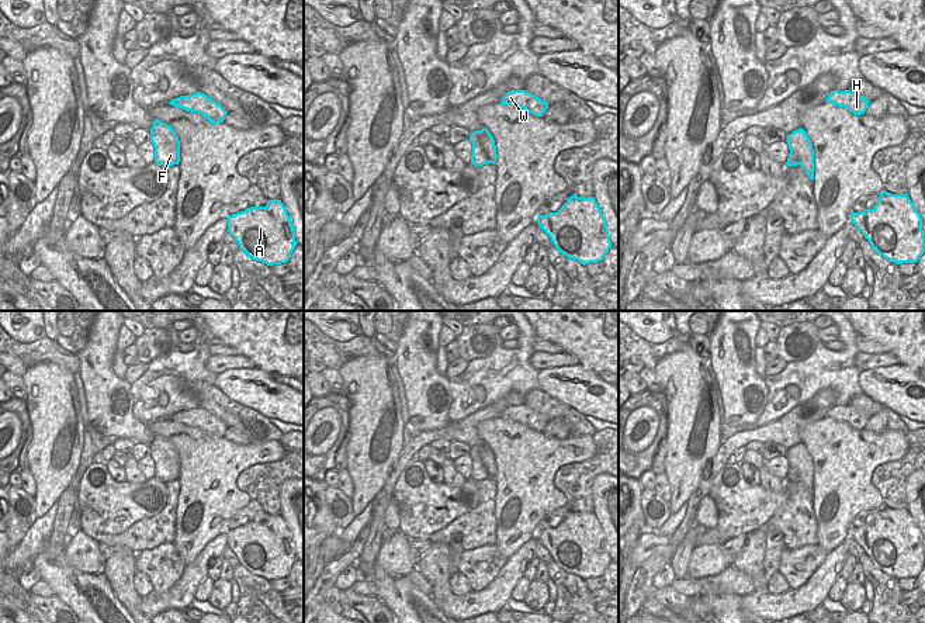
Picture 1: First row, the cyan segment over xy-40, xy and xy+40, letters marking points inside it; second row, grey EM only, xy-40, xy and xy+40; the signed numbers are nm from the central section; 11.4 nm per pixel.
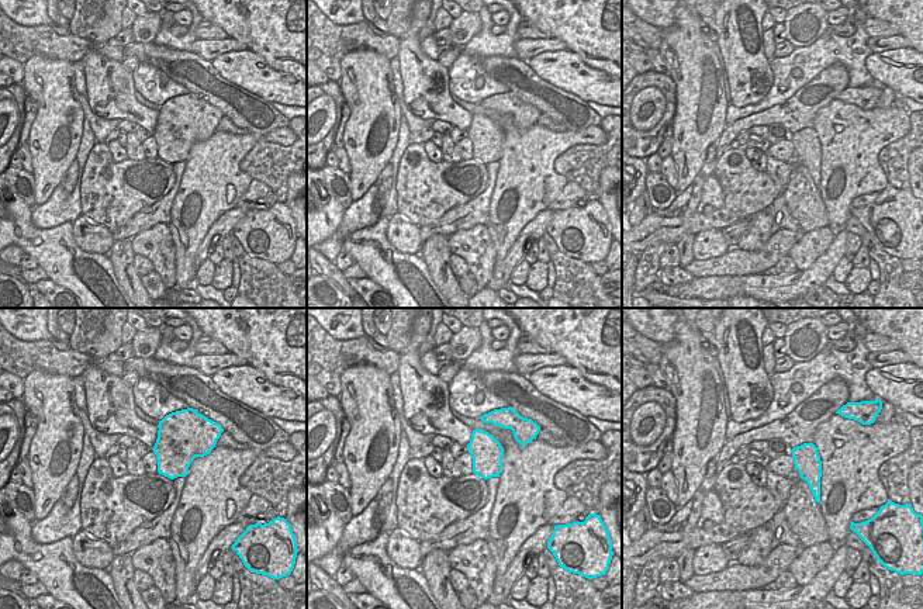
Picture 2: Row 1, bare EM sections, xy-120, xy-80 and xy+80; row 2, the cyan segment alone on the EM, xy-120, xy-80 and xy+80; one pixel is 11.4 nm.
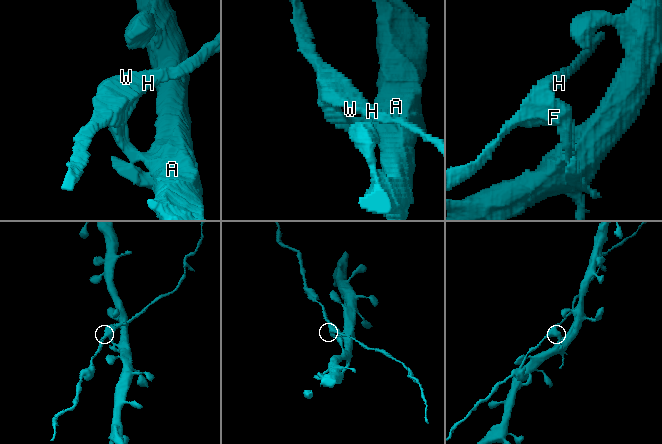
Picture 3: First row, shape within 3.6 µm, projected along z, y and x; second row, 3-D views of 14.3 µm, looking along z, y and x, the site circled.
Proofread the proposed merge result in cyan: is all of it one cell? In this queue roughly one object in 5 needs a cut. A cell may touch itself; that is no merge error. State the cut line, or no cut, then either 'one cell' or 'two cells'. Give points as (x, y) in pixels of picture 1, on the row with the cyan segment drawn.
xy (478, 131), (478, 142), (489, 162) | two cells

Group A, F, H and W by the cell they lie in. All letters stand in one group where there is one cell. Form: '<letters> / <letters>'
A / F H W

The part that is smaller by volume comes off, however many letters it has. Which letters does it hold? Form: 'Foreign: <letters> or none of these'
Foreign: F, H, W

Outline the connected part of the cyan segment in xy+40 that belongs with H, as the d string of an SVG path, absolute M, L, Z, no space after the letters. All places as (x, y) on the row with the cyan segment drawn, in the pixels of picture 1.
M834 90L828 94L825 103L831 103L838 107L846 107L855 115L865 114L867 105L870 104L870 101L867 101L865 97L860 97L859 94L850 90Z

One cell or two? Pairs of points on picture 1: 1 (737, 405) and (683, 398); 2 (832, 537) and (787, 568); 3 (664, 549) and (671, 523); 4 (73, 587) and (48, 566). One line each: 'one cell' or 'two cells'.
1: two cells
2: two cells
3: two cells
4: one cell

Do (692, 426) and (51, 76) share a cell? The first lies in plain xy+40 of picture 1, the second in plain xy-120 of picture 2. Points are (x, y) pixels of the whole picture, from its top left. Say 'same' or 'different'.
same

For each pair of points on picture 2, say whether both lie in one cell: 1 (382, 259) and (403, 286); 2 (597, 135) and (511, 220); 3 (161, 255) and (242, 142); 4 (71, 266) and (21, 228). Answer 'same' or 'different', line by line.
1: same
2: same
3: different
4: same

